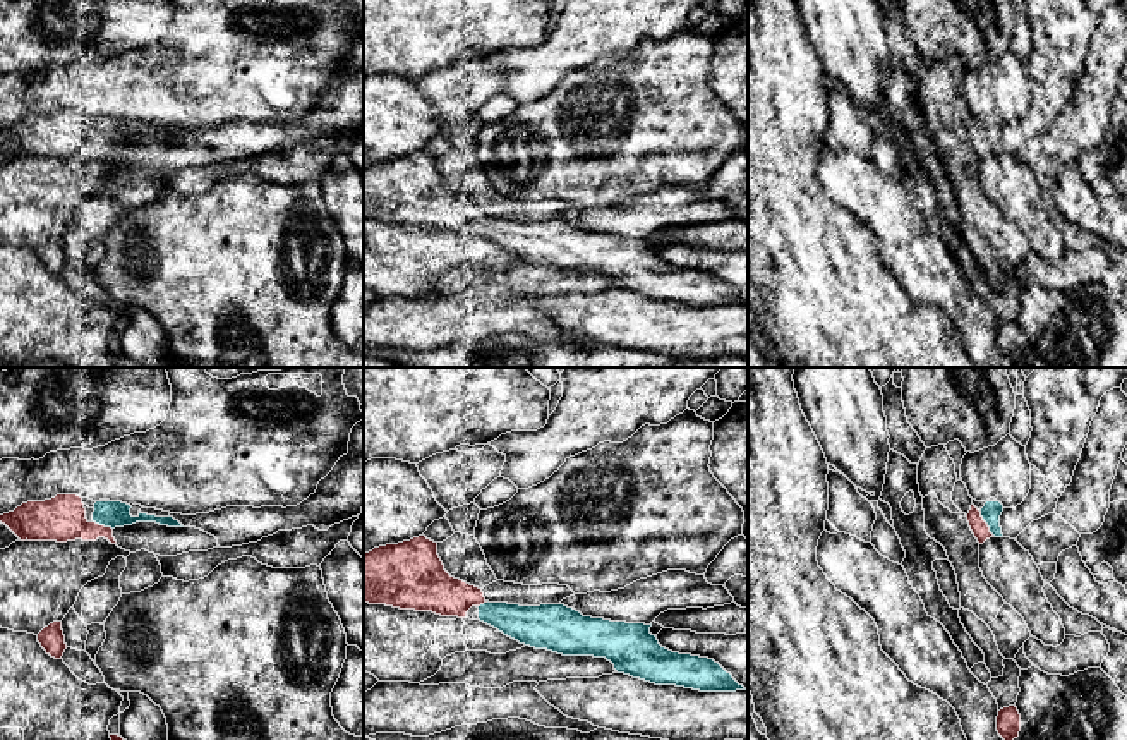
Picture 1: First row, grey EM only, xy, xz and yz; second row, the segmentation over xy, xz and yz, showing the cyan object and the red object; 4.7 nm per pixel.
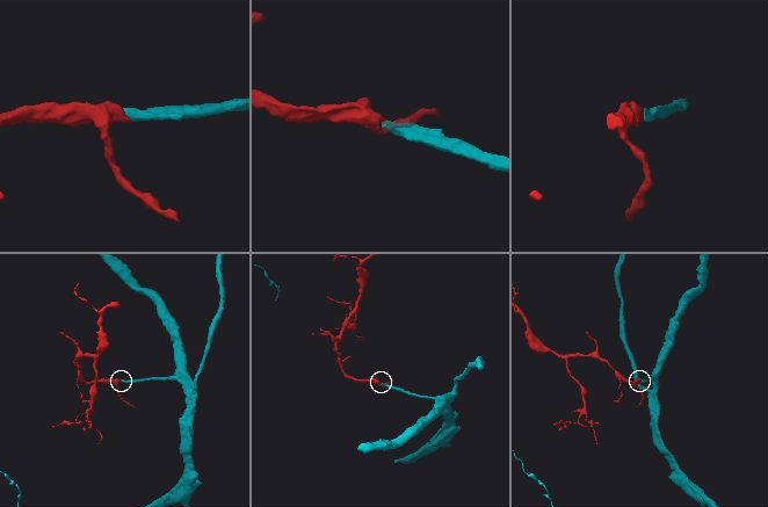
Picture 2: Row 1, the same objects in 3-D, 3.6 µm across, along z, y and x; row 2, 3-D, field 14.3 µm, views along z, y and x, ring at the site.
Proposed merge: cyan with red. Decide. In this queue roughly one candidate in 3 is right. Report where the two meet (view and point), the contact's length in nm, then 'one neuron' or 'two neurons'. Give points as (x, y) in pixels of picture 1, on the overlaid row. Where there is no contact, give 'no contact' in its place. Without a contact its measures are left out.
yz (987, 522) | 130 nm | one neuron

